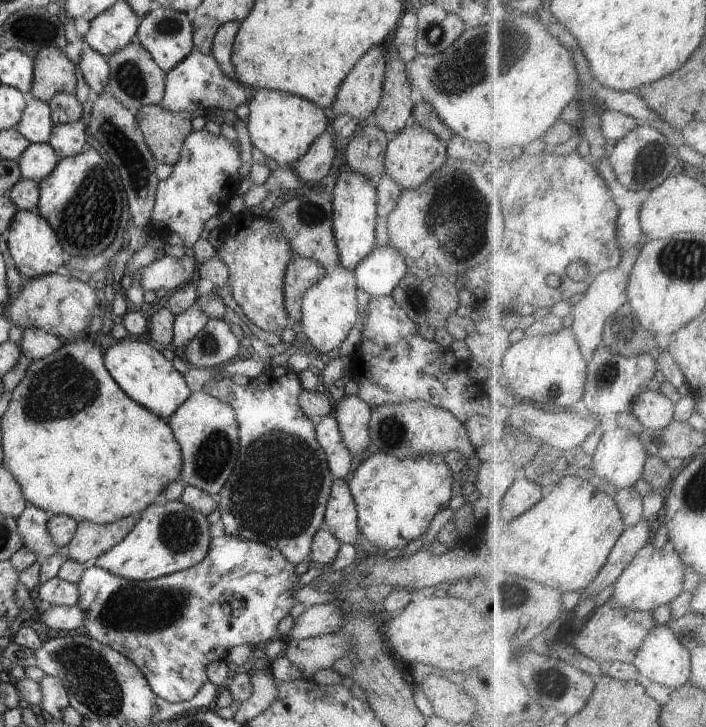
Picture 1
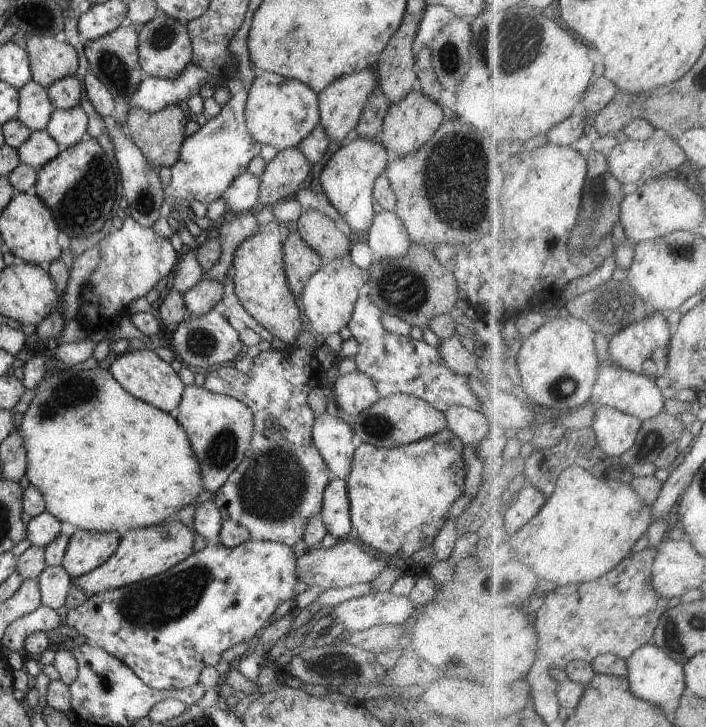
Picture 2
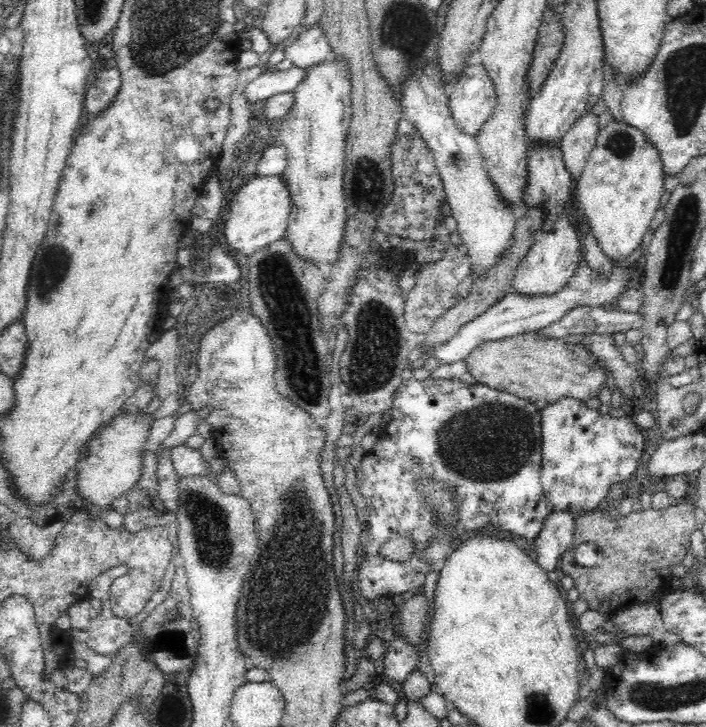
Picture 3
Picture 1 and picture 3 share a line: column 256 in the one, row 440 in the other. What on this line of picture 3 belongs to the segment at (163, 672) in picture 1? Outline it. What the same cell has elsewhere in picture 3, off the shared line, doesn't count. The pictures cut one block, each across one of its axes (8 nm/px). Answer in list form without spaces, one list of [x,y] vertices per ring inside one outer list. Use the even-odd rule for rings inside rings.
[[[560,398],[544,409],[540,408],[540,420],[542,420],[543,446],[540,483],[545,497],[554,506],[554,510],[570,512],[575,516],[593,511],[606,498],[612,486],[632,478],[632,474],[641,462],[646,434],[632,416],[612,417],[601,414],[598,408],[586,406],[585,401]]]

